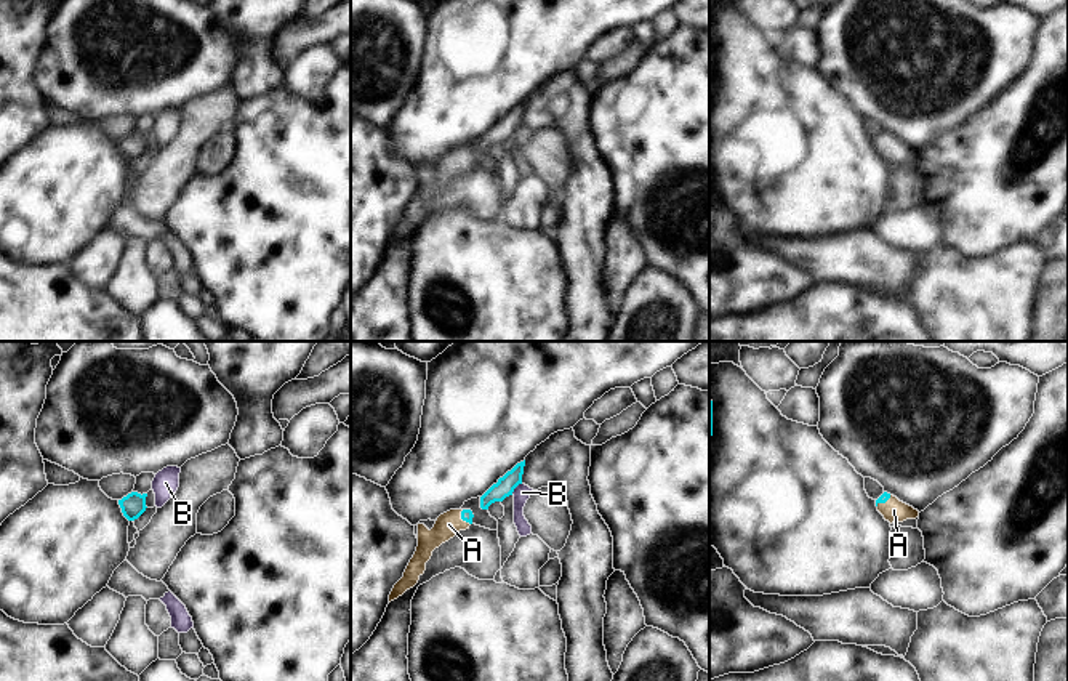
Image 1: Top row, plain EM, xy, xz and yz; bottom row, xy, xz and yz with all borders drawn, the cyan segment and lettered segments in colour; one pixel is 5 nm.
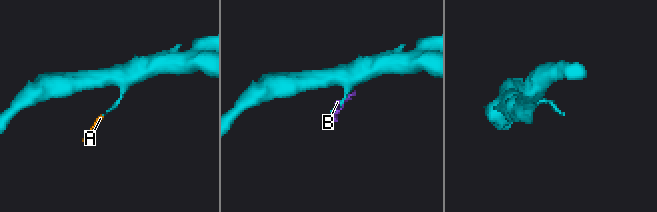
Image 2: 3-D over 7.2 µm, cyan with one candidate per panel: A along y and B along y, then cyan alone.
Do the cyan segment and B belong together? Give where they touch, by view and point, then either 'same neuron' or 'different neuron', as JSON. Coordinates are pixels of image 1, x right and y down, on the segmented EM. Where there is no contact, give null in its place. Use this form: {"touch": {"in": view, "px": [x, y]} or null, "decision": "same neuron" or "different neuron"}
{"touch": {"in": "xz", "px": [514, 487]}, "decision": "different neuron"}

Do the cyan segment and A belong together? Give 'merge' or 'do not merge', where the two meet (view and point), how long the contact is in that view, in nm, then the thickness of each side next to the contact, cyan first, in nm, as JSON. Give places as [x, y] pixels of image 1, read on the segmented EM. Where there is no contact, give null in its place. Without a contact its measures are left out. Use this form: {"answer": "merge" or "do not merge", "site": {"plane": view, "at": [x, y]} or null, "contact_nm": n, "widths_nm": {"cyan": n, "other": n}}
{"answer": "merge", "site": {"plane": "xz", "at": [461, 518]}, "contact_nm": 90, "widths_nm": {"cyan": 60, "other": 120}}

